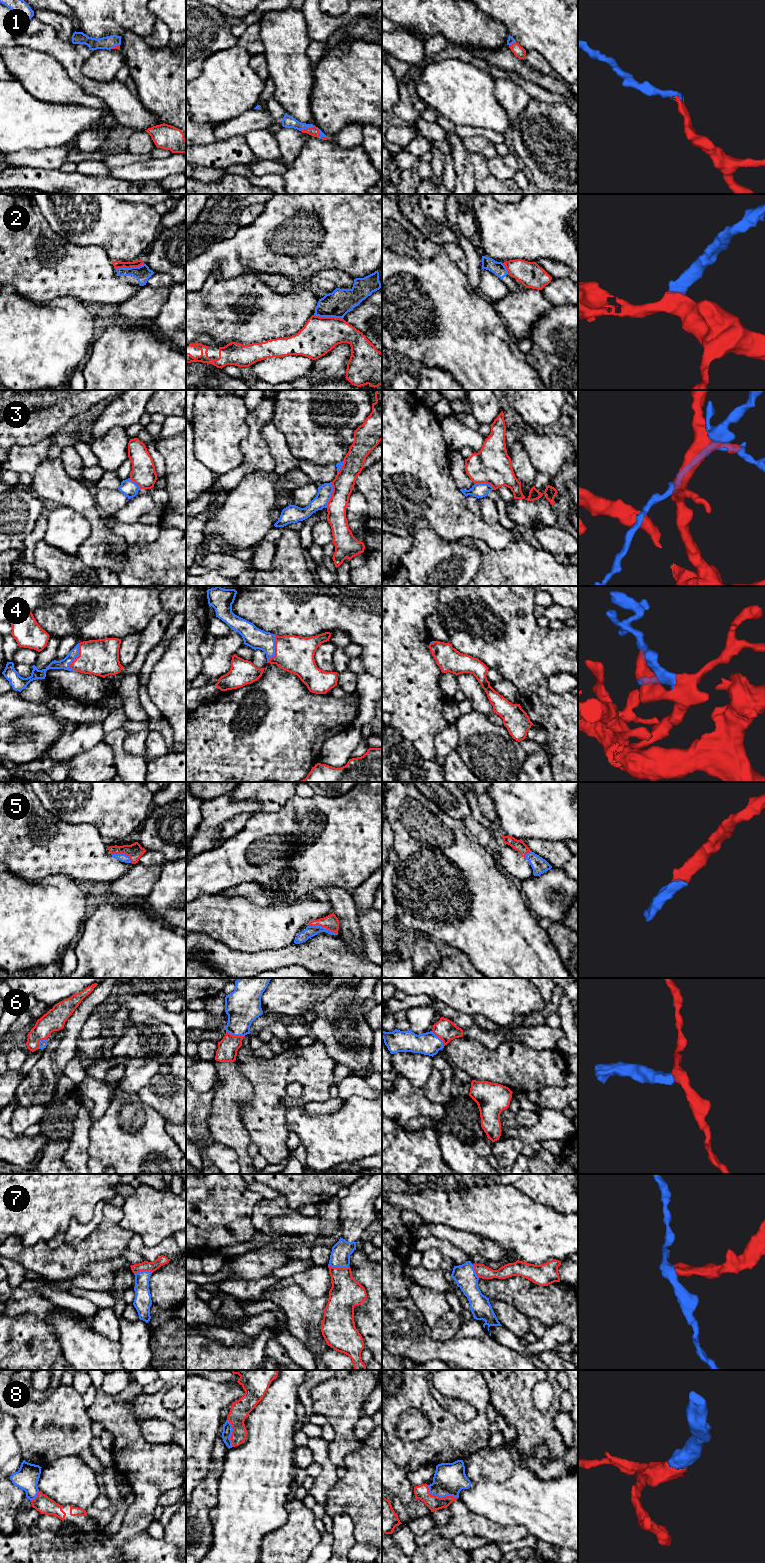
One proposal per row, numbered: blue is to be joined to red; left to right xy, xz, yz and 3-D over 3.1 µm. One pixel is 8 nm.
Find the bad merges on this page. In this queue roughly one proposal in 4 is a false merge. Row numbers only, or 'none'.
2, 3

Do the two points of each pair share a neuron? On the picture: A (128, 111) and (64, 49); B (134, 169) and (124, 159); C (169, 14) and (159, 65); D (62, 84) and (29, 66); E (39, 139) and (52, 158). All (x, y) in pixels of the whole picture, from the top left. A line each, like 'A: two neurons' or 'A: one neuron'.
A: one neuron
B: two neurons
C: two neurons
D: one neuron
E: two neurons

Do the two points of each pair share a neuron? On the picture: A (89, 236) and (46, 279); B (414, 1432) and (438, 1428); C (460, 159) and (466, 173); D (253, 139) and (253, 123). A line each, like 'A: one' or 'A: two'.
A: two
B: two
C: one
D: two

